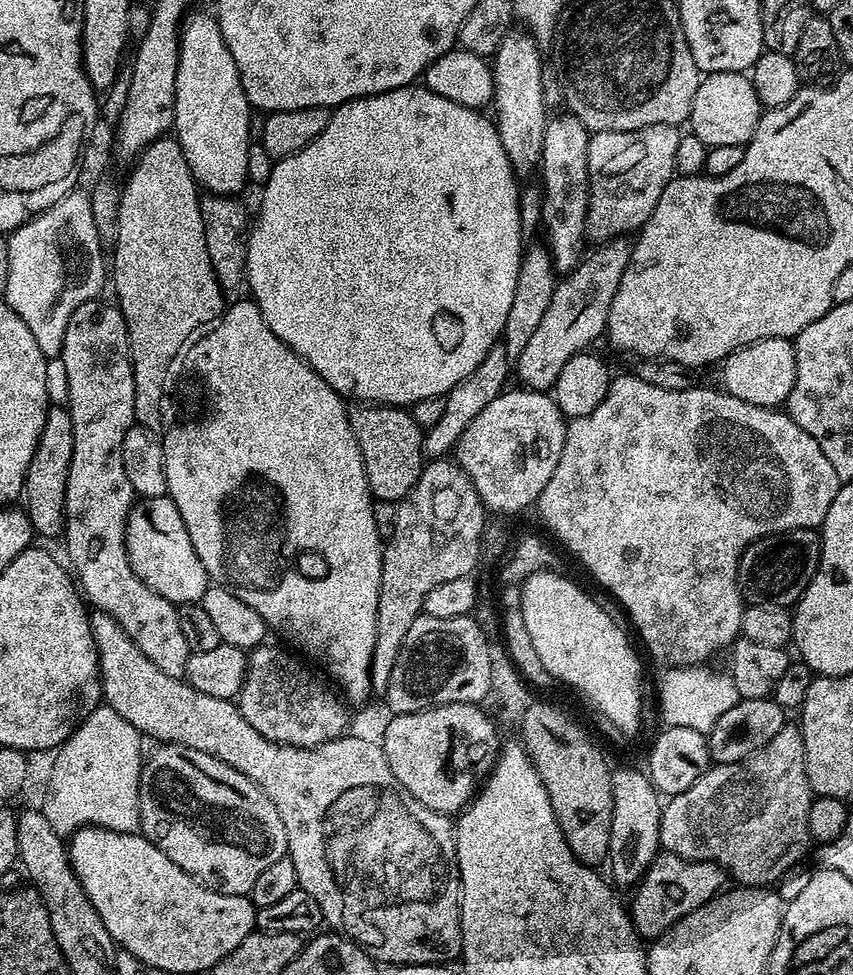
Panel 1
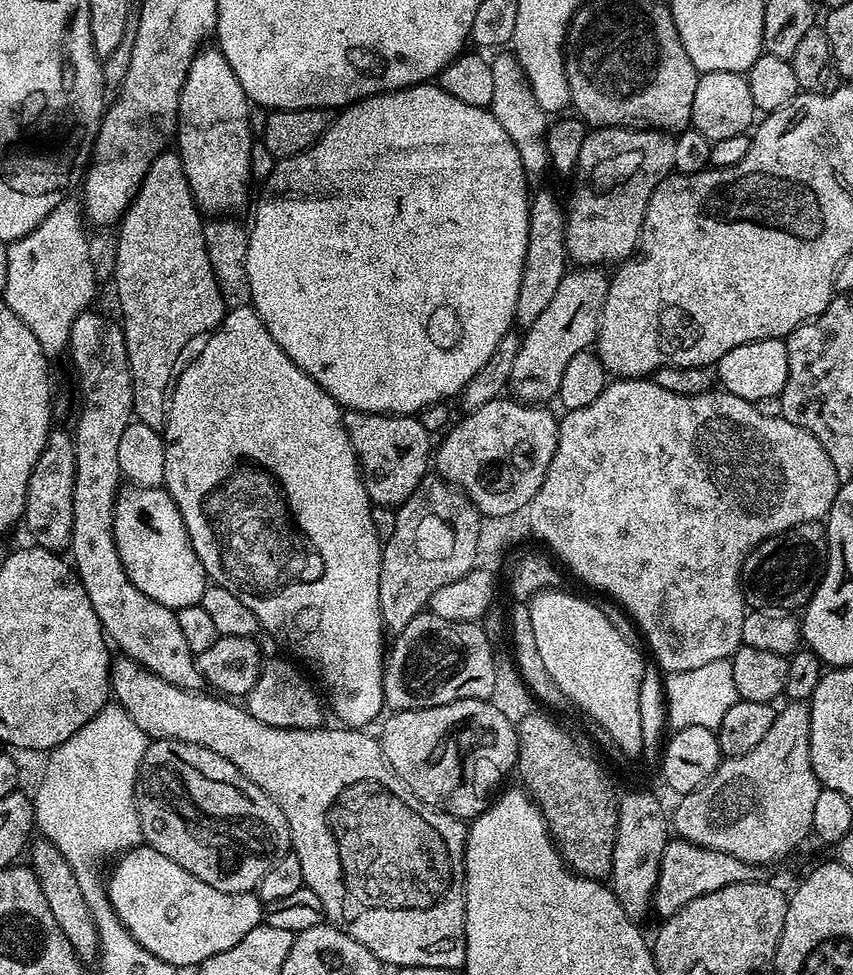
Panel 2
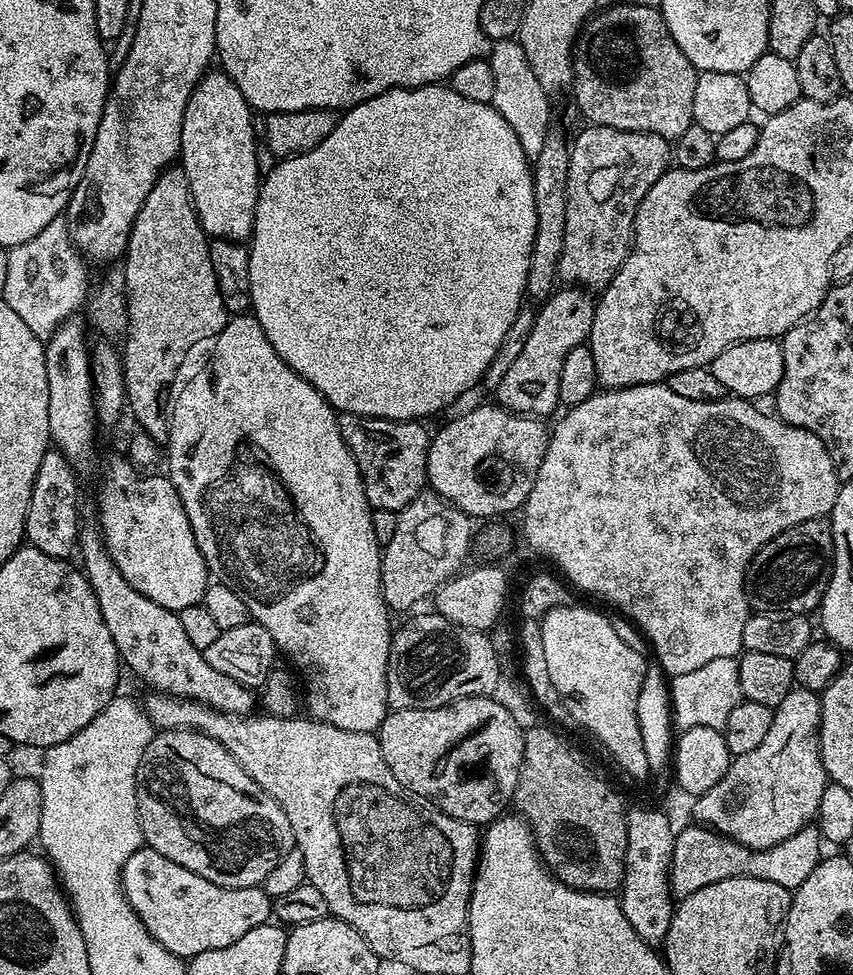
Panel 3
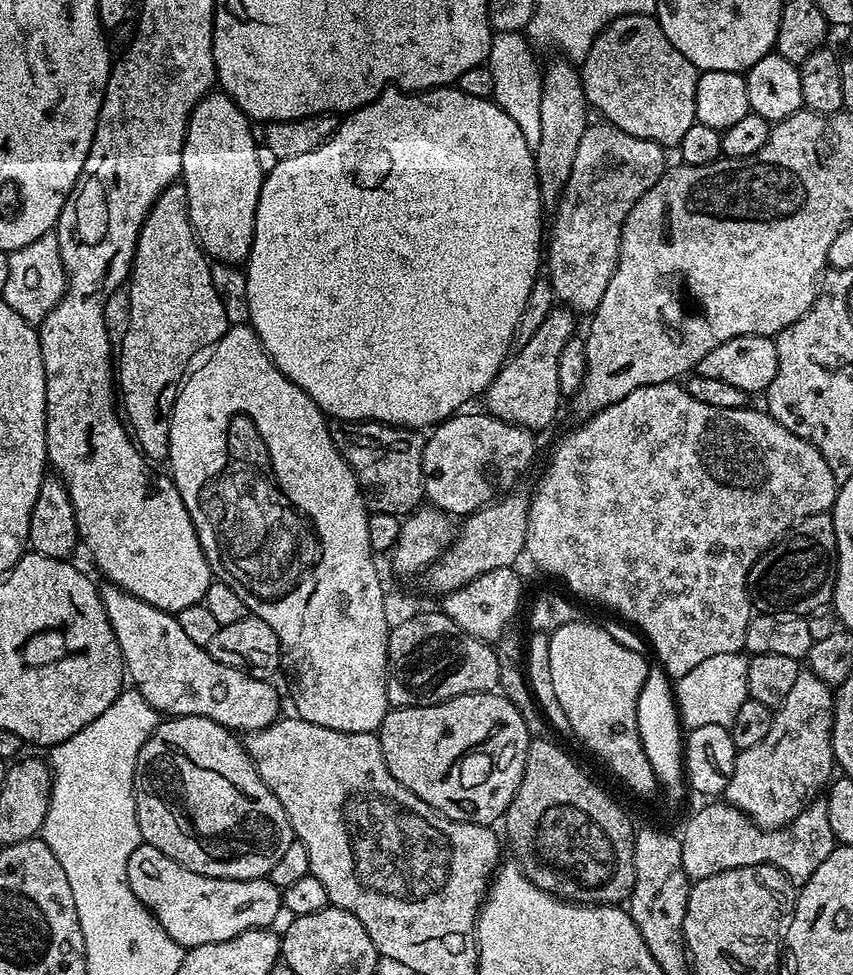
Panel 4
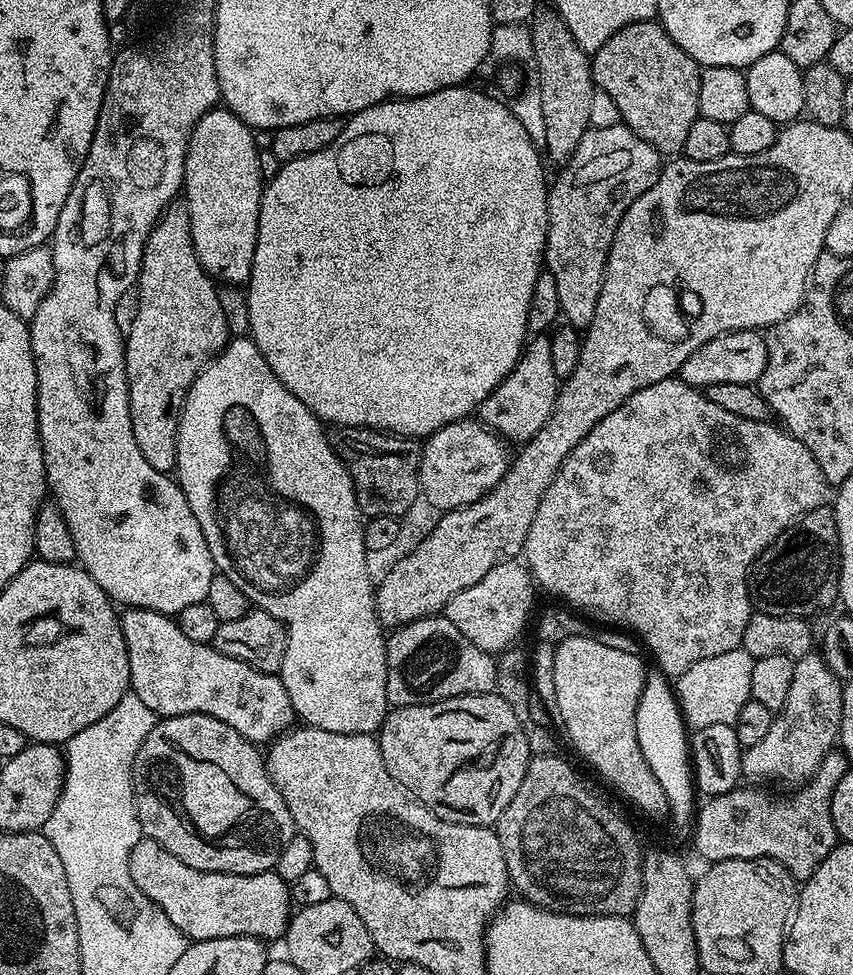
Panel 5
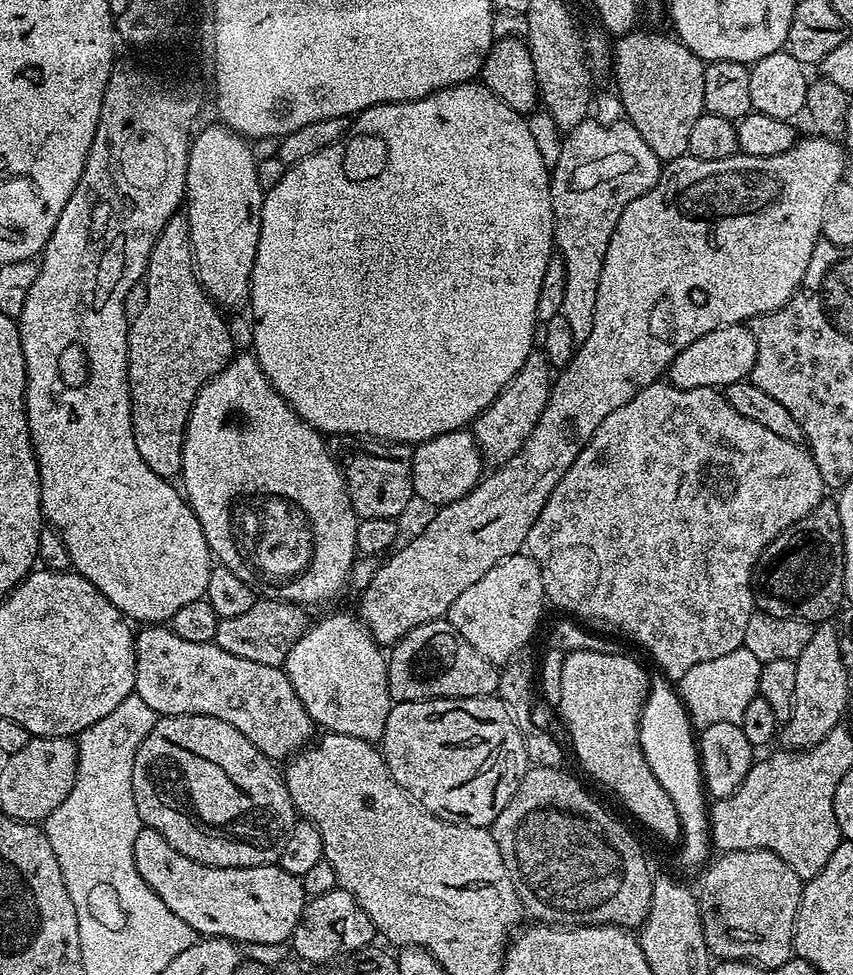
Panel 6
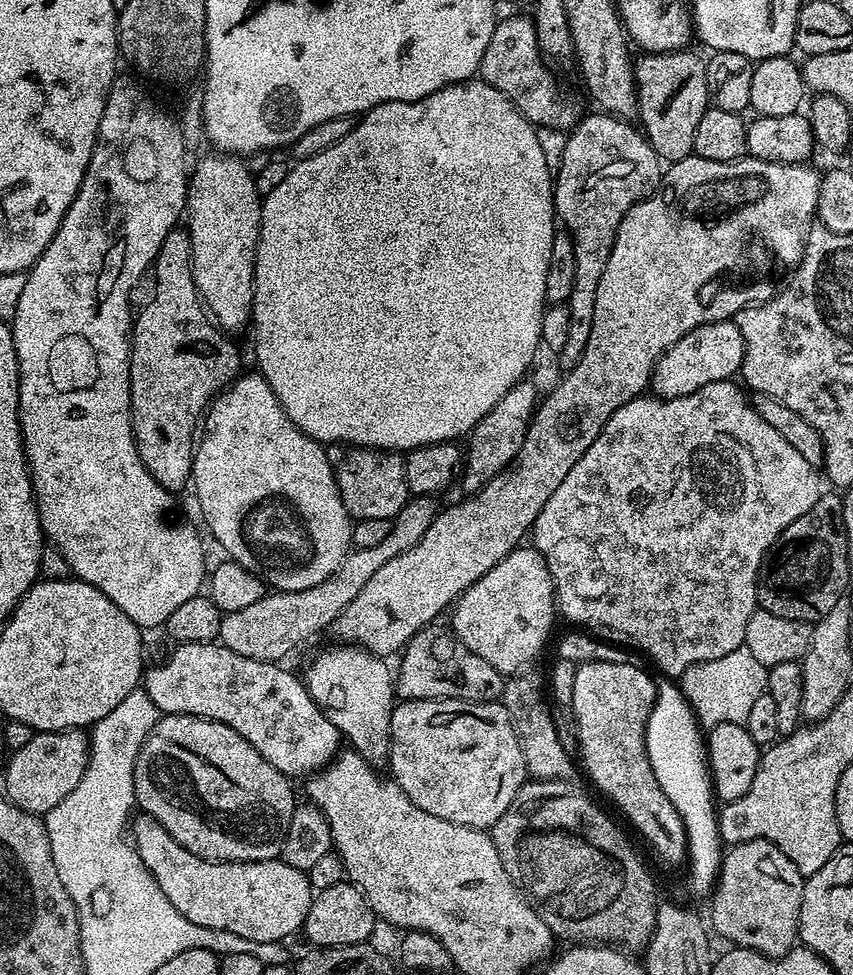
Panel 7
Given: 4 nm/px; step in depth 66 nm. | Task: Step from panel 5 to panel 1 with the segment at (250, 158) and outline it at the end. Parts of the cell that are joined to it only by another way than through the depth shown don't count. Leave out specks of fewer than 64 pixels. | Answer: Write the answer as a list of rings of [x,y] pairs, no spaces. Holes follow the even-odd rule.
[[[192,10],[182,21],[180,53],[174,82],[174,139],[182,146],[186,162],[197,185],[213,196],[236,196],[248,180],[248,95],[240,81],[240,71],[220,33],[220,21],[211,11]]]

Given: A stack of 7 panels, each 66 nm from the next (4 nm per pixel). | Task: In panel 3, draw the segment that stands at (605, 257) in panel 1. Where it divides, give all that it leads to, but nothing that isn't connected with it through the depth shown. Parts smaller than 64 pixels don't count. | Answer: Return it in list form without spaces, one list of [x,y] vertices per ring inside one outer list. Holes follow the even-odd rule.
[[[564,286],[553,291],[539,305],[534,318],[534,330],[530,330],[530,335],[526,337],[526,346],[522,346],[518,358],[511,364],[510,370],[506,370],[502,382],[498,382],[494,390],[495,403],[520,416],[537,418],[548,418],[558,408],[558,378],[566,363],[566,354],[587,341],[594,322],[596,300],[588,296],[591,295],[583,288]]]

